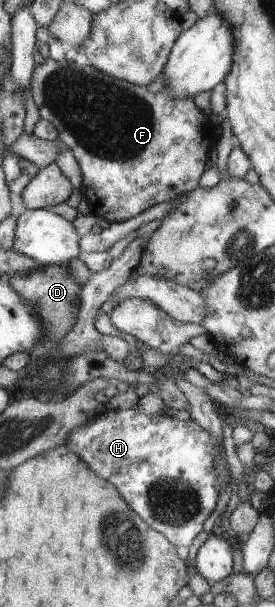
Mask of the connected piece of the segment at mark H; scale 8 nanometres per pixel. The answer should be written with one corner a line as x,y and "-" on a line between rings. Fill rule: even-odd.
134,406
127,410
111,410
100,416
96,416
89,424
83,425
80,429
73,431
66,445
68,445
71,450
74,450
74,453
77,453
101,478
112,483
122,494
122,497
125,497
125,500
129,502
130,507
132,507
151,528
158,530
169,538
169,540
173,542
173,545
183,545
186,547
193,545
194,543
192,541
200,535
200,531
202,531
202,527
204,527
204,521
206,521
208,516
212,515
212,513
216,511
216,507
218,507
218,499
220,499
221,491
219,477
215,470
213,454
215,450
215,437
201,425
198,425
198,422
194,421
192,417
182,421
174,417
166,417
165,412
156,416
146,415
146,413
136,411

